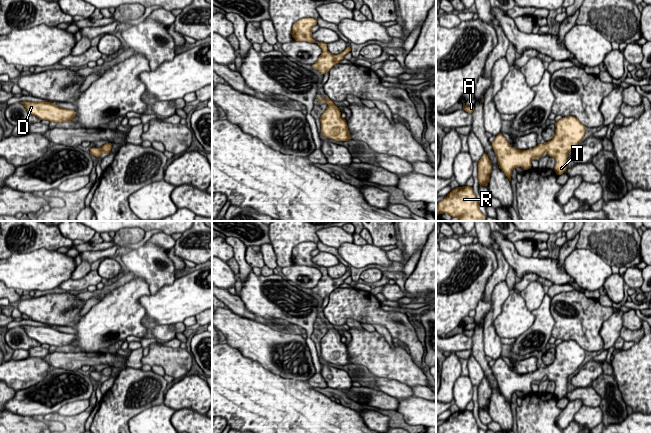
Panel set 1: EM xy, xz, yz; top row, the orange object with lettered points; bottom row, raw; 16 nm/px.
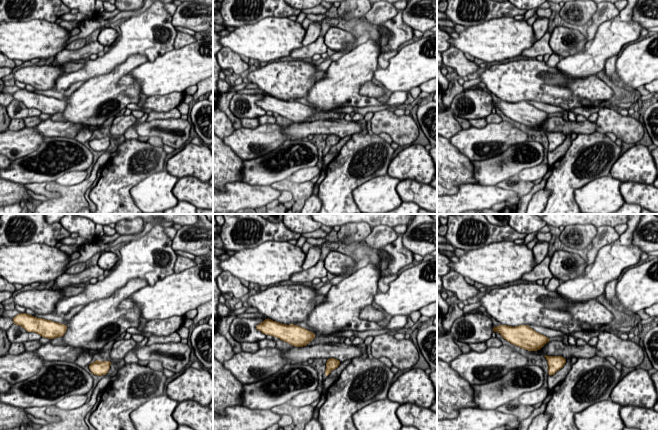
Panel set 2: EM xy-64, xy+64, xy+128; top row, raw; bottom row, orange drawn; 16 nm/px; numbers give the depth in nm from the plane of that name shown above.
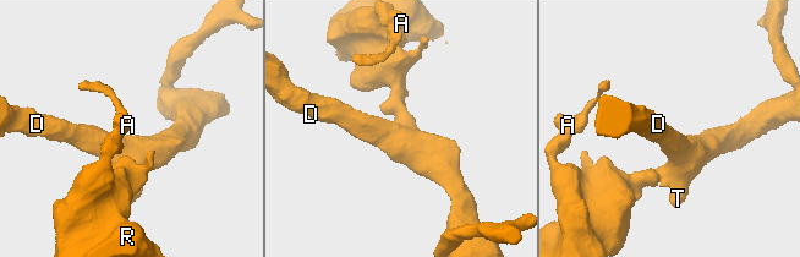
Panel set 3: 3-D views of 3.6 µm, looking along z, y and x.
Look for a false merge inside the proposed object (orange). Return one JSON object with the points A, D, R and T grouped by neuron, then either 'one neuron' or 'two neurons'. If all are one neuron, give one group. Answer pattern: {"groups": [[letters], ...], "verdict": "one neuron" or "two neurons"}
{"groups": [["A", "D", "R", "T"]], "verdict": "one neuron"}

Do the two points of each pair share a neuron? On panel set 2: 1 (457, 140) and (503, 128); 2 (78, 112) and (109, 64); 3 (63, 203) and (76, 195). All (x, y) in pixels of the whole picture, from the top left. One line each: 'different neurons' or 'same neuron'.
1: same neuron
2: different neurons
3: same neuron

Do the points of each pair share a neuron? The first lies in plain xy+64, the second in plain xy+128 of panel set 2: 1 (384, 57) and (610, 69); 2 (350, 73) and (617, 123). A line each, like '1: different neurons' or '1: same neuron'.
1: same neuron
2: different neurons

